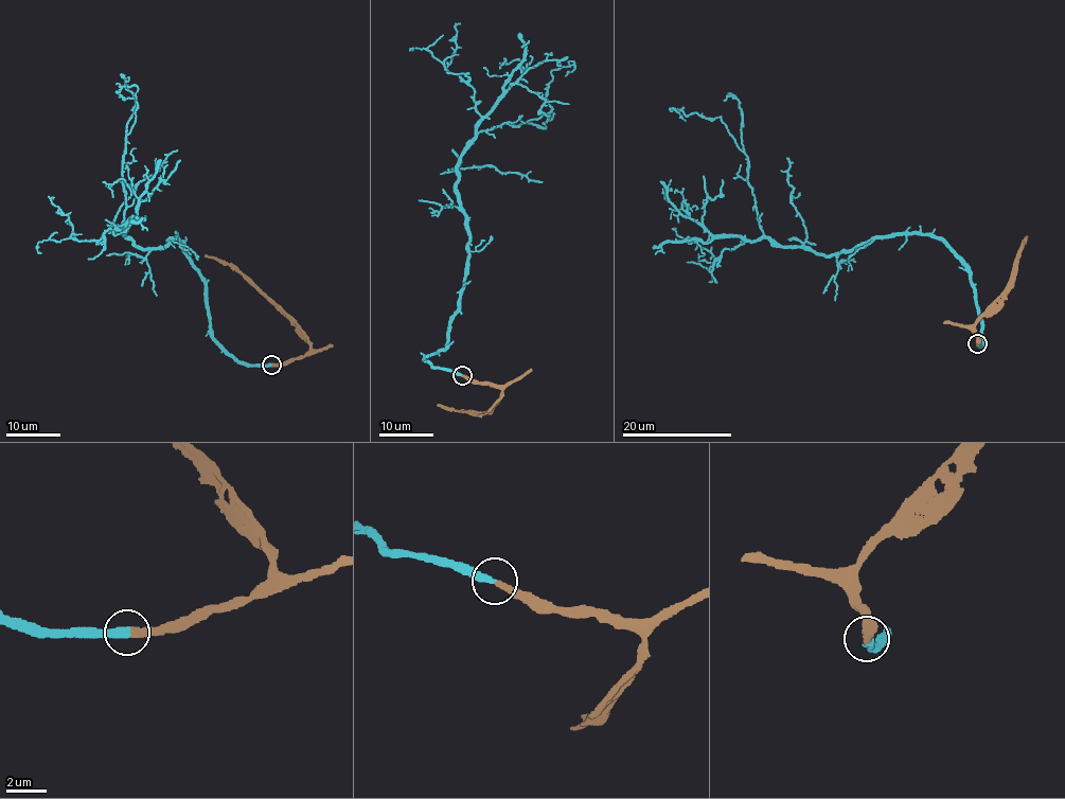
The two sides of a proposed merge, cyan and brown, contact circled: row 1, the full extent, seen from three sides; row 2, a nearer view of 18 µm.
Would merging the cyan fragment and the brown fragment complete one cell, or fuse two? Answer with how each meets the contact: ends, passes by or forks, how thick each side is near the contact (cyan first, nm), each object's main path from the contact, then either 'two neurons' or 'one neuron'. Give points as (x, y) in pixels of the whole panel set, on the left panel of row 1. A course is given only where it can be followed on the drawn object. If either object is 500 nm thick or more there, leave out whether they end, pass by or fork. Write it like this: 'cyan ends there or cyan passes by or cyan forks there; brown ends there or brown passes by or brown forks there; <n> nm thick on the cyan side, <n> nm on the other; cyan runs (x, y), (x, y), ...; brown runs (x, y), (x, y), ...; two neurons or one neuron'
cyan ends there; brown ends there; 380 nm thick on the cyan side, 320 nm on the other; cyan runs (271, 365), (215, 339), (183, 243), (123, 233), (137, 102), (117, 91), (136, 99); brown runs (271, 365), (297, 358), (311, 350), (311, 343), (291, 318), (230, 266), (205, 255); one neuron

